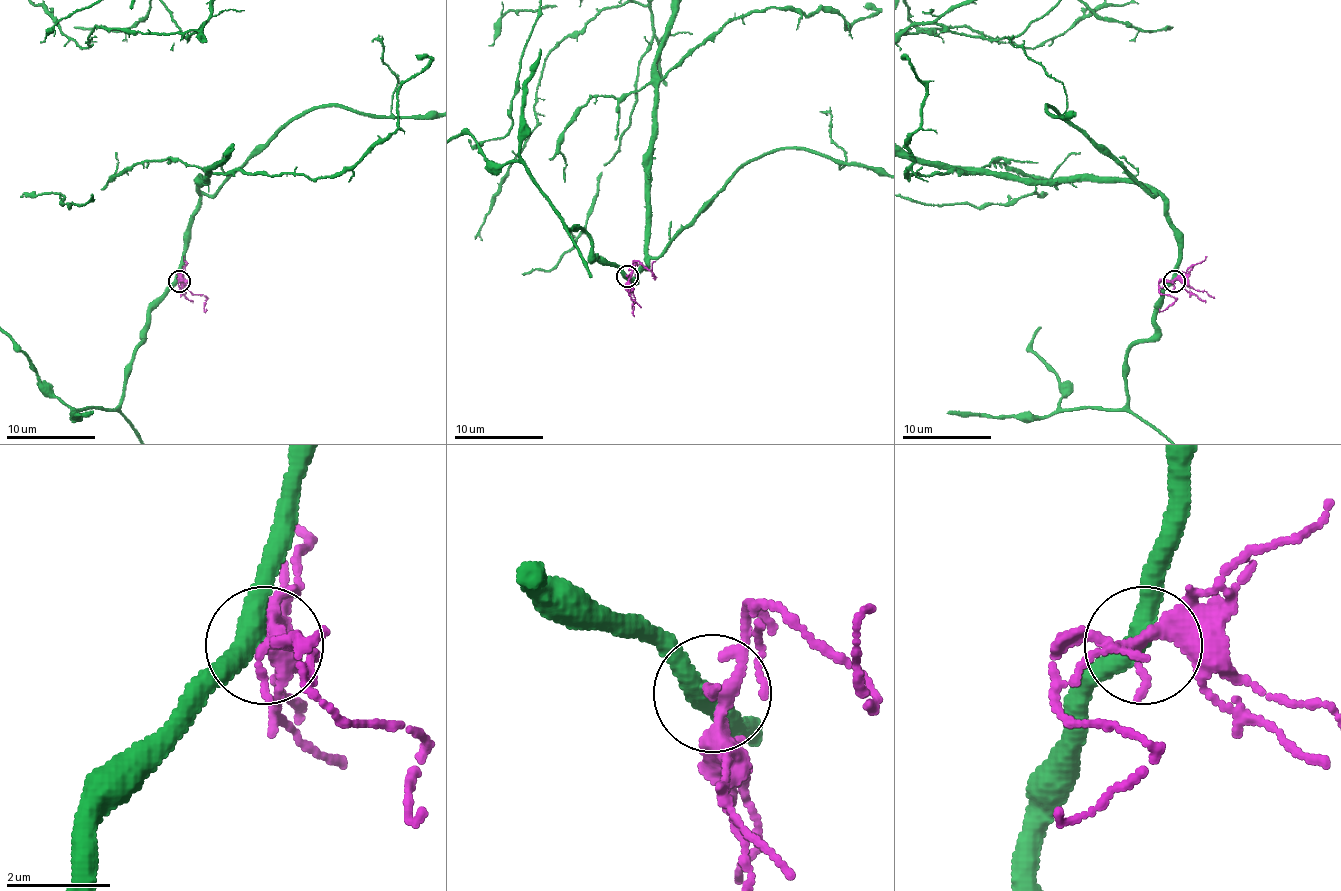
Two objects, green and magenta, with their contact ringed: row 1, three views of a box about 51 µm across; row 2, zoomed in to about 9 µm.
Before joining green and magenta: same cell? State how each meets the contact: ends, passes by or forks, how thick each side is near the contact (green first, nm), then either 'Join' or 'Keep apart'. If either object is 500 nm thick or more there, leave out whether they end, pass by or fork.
At the ring green passes by. At the ring magenta passes by. Thickness 380 nm (green) against 280 nm. Keep apart

